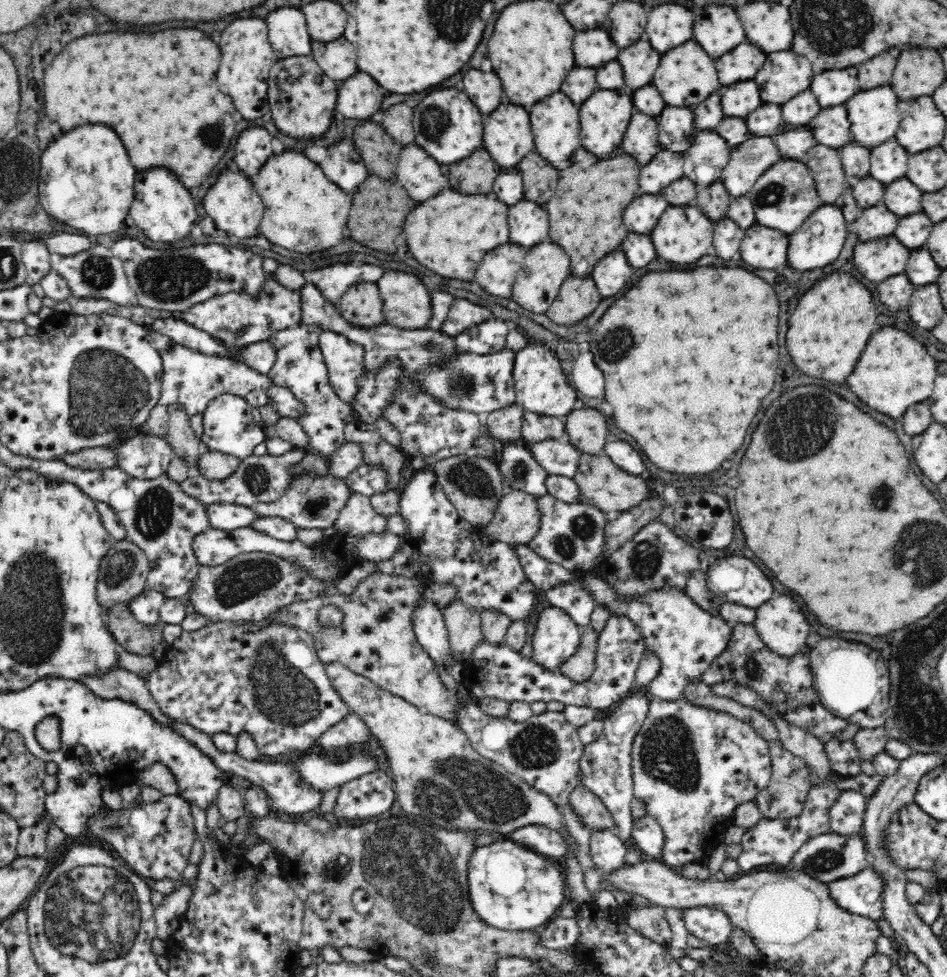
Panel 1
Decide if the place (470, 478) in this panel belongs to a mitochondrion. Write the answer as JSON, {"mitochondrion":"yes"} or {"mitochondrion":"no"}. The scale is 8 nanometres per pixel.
{"mitochondrion":"yes"}

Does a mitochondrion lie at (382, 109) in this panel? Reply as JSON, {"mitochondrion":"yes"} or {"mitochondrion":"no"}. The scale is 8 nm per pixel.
{"mitochondrion":"no"}

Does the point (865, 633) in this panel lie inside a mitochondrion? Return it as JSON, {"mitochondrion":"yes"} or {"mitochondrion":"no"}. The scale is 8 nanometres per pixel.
{"mitochondrion":"no"}

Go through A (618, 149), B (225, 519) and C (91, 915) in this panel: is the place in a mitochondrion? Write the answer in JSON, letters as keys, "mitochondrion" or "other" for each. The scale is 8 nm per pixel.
{"A":"other","B":"other","C":"mitochondrion"}

